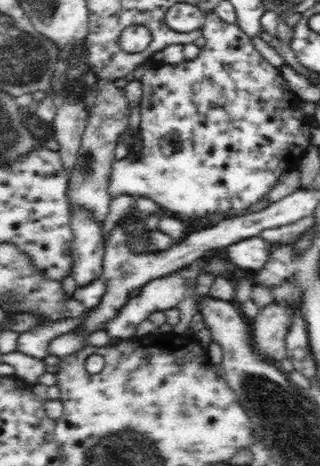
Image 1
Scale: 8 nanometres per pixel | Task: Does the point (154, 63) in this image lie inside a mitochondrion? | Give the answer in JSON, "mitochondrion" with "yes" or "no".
{"mitochondrion":"no"}

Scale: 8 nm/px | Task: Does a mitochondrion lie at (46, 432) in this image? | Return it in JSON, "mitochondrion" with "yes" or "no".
{"mitochondrion":"no"}

